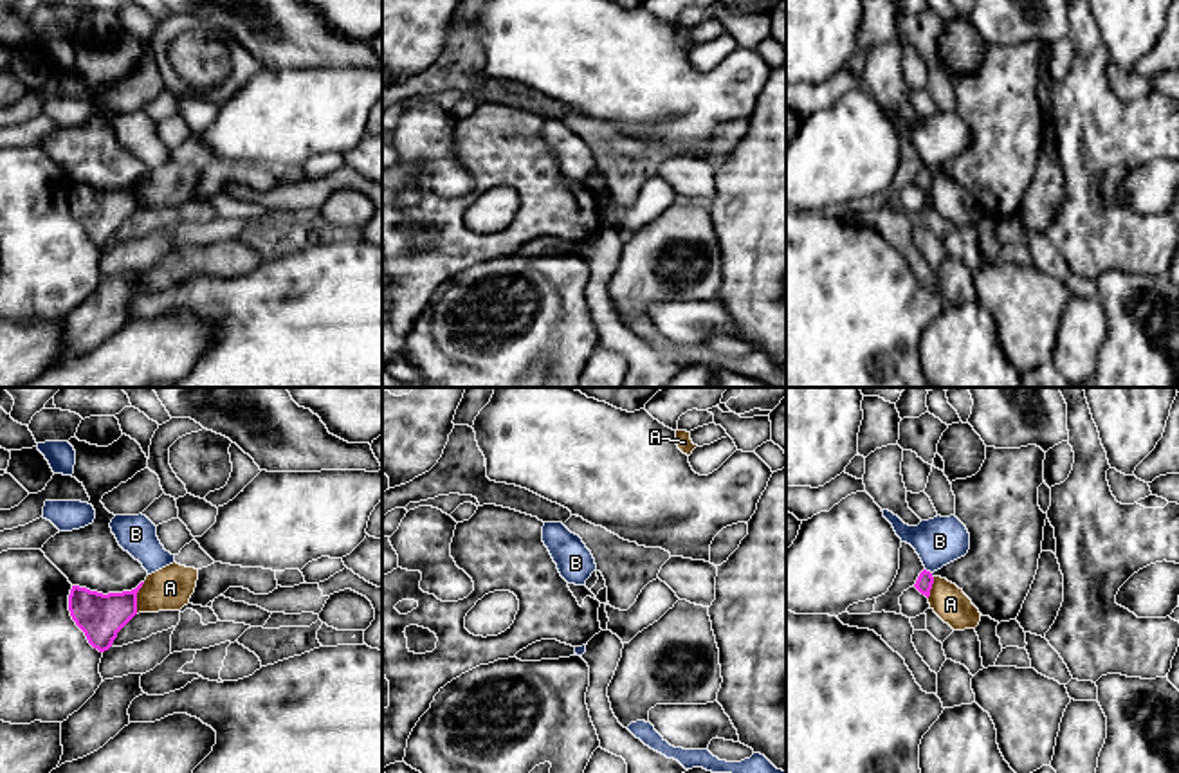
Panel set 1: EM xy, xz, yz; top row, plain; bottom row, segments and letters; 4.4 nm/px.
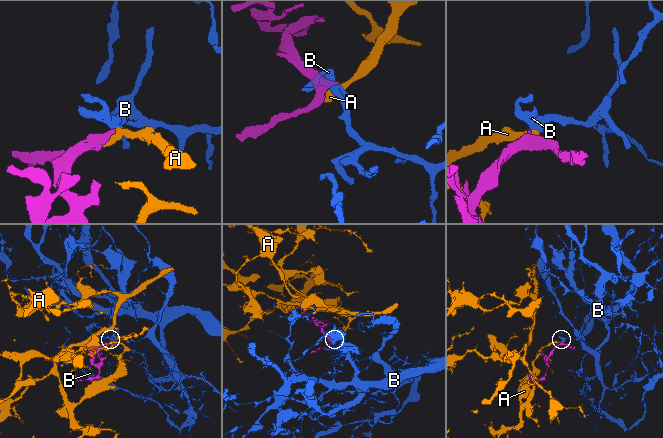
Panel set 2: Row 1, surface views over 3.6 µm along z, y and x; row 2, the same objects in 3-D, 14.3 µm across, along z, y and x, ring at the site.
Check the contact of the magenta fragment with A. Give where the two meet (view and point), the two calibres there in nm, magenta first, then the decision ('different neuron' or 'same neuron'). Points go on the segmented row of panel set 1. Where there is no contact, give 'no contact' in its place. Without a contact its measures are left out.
xy (136, 599) | 200/190 nm | different neuron

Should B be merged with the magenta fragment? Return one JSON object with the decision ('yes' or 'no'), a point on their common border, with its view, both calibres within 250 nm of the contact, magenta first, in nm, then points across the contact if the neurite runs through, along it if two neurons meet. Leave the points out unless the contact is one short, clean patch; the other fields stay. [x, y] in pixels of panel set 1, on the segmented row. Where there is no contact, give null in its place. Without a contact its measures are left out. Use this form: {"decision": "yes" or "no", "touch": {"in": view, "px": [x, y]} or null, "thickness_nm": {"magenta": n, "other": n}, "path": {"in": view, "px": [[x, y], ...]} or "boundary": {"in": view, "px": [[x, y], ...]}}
{"decision": "no", "touch": {"in": "yz", "px": [929, 572]}, "thickness_nm": {"magenta": 80, "other": 220}, "boundary": {"in": "yz", "px": [[925, 568], [931, 573]]}}

